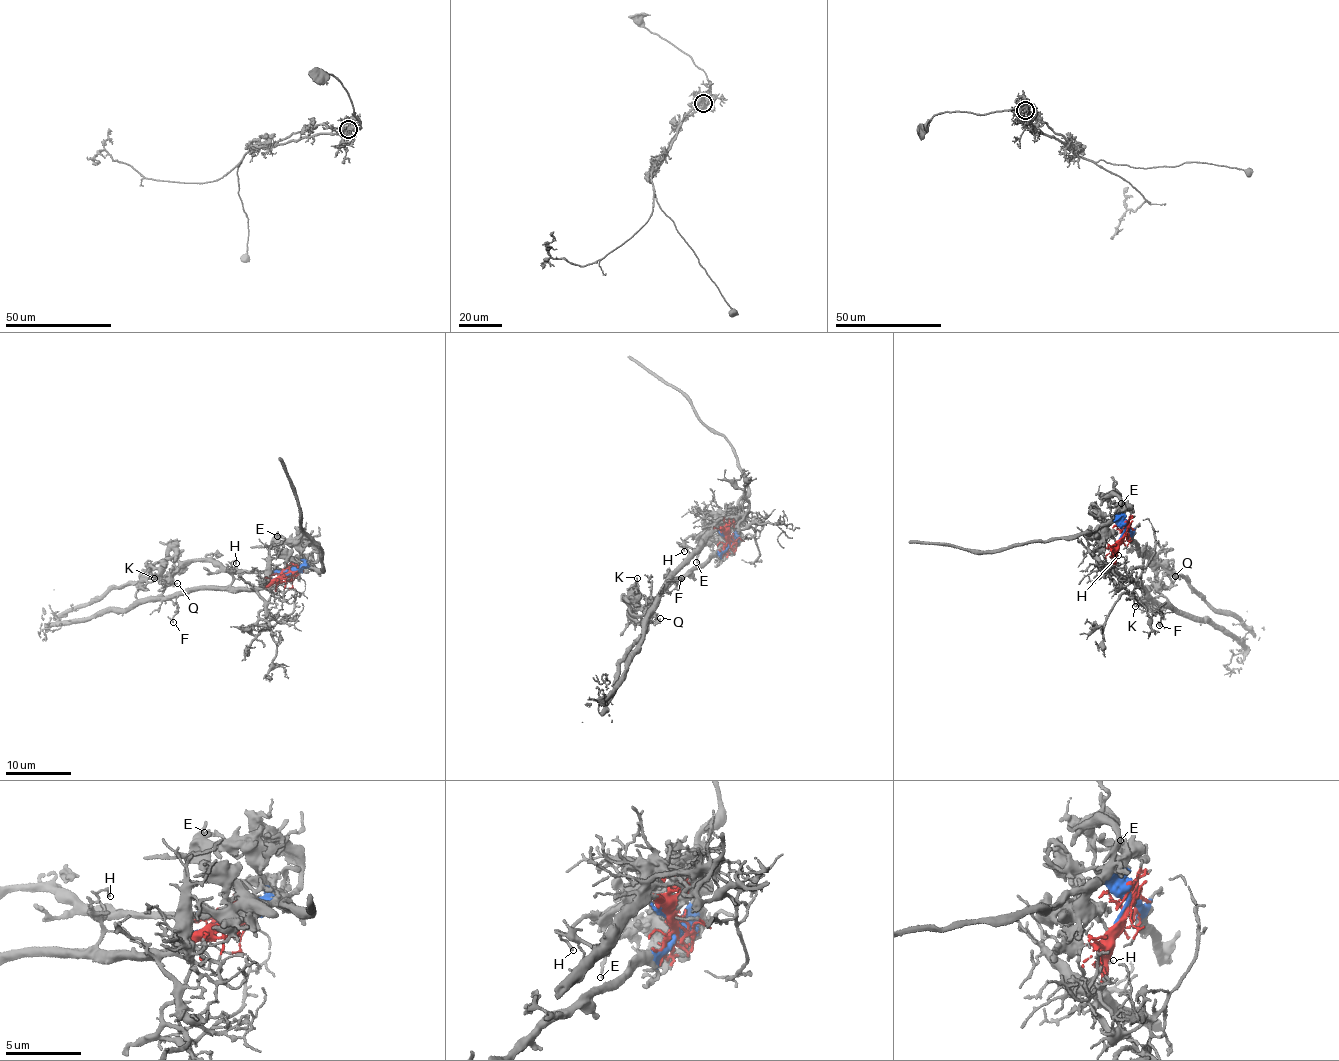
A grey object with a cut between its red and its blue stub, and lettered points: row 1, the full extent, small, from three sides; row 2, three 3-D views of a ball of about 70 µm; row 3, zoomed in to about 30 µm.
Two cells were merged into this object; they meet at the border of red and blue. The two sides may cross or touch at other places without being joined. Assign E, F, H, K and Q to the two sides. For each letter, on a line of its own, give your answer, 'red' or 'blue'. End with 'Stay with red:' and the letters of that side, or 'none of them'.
E: blue
F: red
H: red
K: blue
Q: blue
Stay with red: F, H

